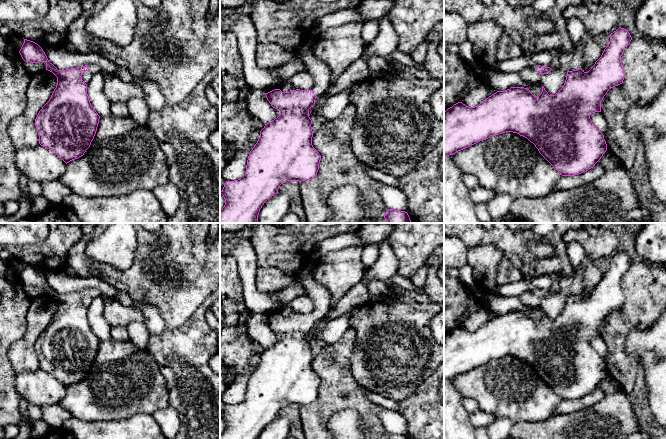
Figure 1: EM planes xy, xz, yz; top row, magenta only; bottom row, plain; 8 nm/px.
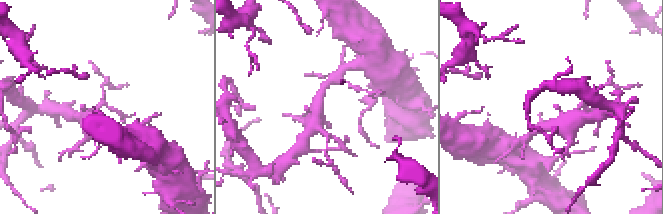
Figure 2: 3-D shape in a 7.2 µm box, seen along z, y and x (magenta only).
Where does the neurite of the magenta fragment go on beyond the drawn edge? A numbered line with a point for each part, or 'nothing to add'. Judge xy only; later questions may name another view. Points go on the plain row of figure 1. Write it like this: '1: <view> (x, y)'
1: xy (93, 292)

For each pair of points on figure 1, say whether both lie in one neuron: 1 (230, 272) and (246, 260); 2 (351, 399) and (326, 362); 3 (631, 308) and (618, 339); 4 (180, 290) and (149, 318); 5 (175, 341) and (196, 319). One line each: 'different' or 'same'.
1: different
2: same
3: same
4: different
5: same

